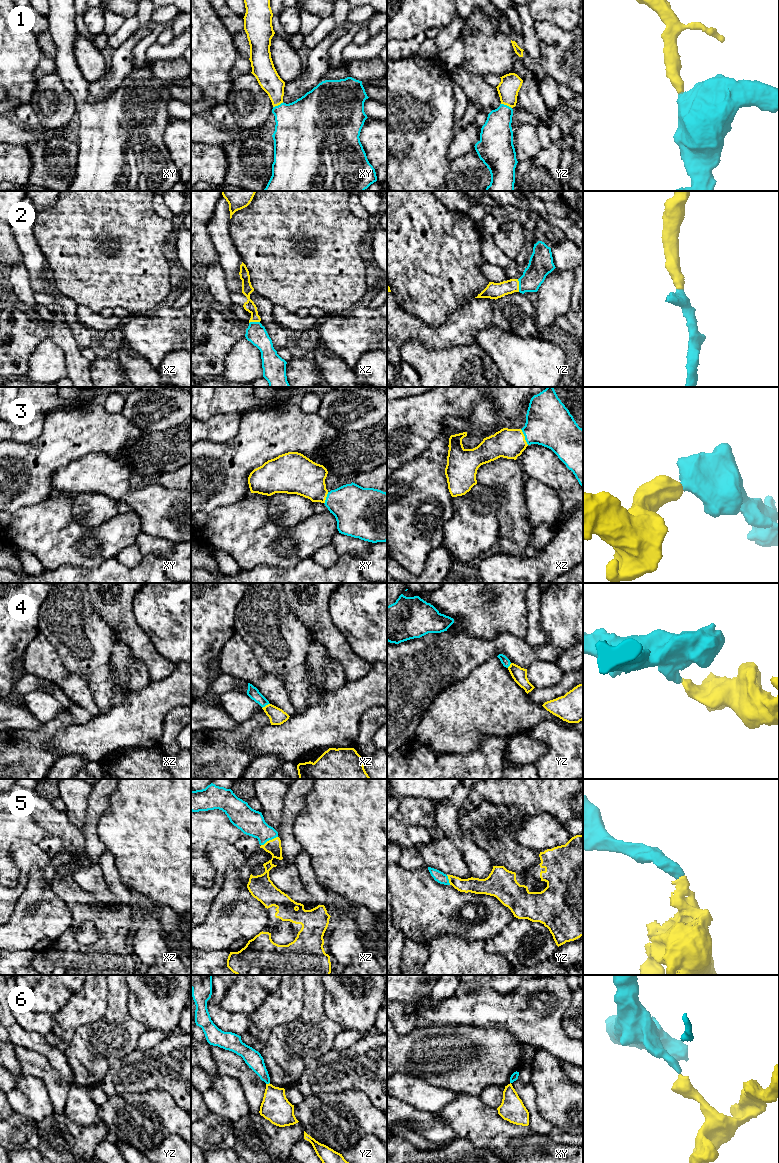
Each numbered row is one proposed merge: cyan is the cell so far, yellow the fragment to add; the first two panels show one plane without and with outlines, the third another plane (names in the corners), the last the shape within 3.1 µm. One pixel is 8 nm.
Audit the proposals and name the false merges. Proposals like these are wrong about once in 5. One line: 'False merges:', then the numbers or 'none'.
False merges: 6

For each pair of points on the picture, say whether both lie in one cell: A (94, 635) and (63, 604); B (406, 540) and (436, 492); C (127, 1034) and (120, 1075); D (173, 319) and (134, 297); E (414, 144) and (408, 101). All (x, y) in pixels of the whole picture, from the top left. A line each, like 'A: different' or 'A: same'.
A: same
B: same
C: different
D: different
E: same

